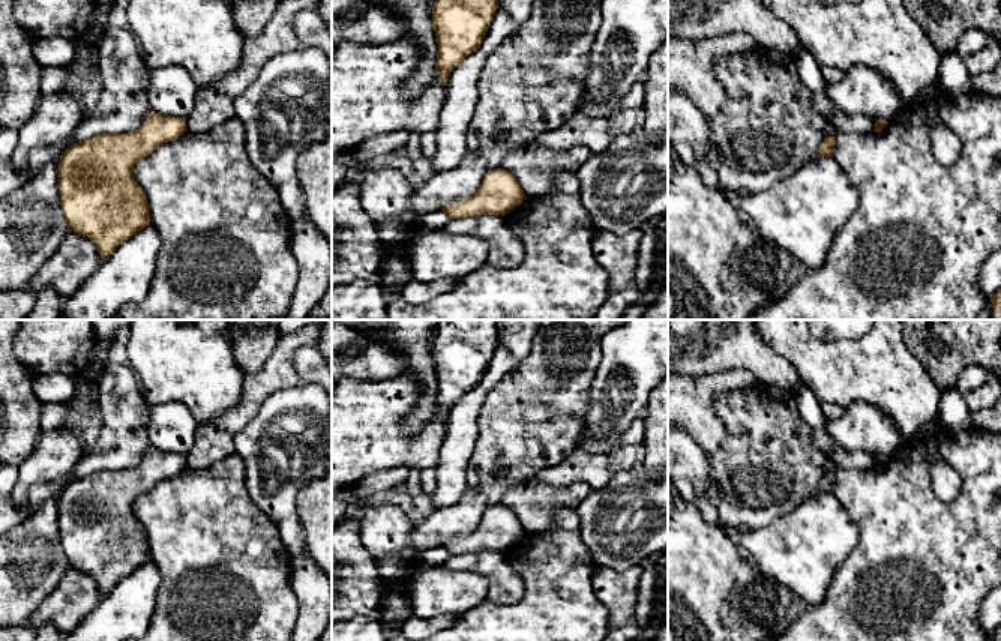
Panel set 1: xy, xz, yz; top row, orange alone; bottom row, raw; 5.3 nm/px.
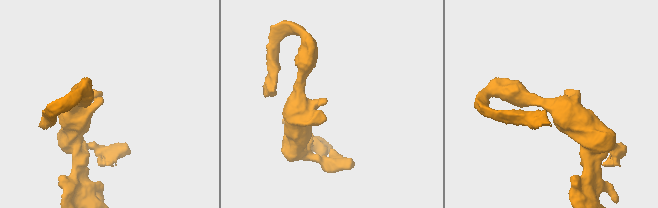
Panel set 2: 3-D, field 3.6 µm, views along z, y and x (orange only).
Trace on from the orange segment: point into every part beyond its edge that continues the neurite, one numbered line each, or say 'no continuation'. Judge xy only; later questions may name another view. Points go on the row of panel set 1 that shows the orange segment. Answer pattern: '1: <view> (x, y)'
no continuation

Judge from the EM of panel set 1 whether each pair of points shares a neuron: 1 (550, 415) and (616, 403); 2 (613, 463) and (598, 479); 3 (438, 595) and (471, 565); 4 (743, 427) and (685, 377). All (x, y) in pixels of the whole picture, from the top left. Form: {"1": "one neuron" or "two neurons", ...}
{"1": "two neurons", "2": "one neuron", "3": "two neurons", "4": "two neurons"}

